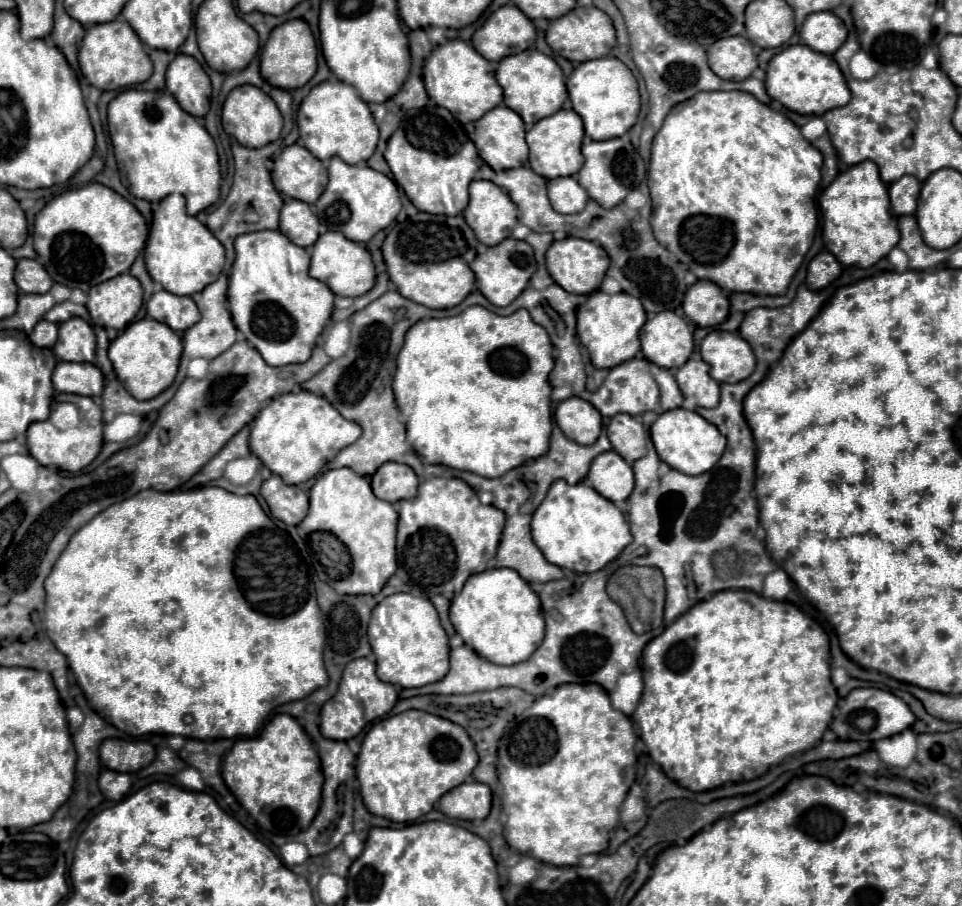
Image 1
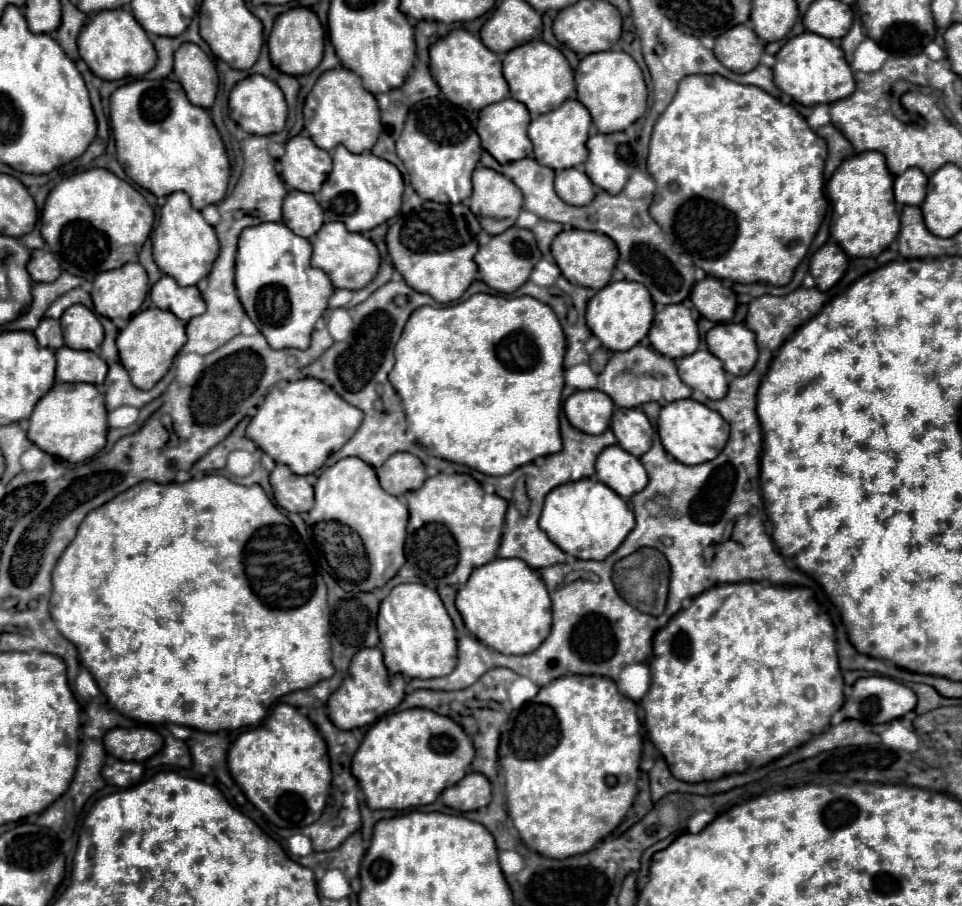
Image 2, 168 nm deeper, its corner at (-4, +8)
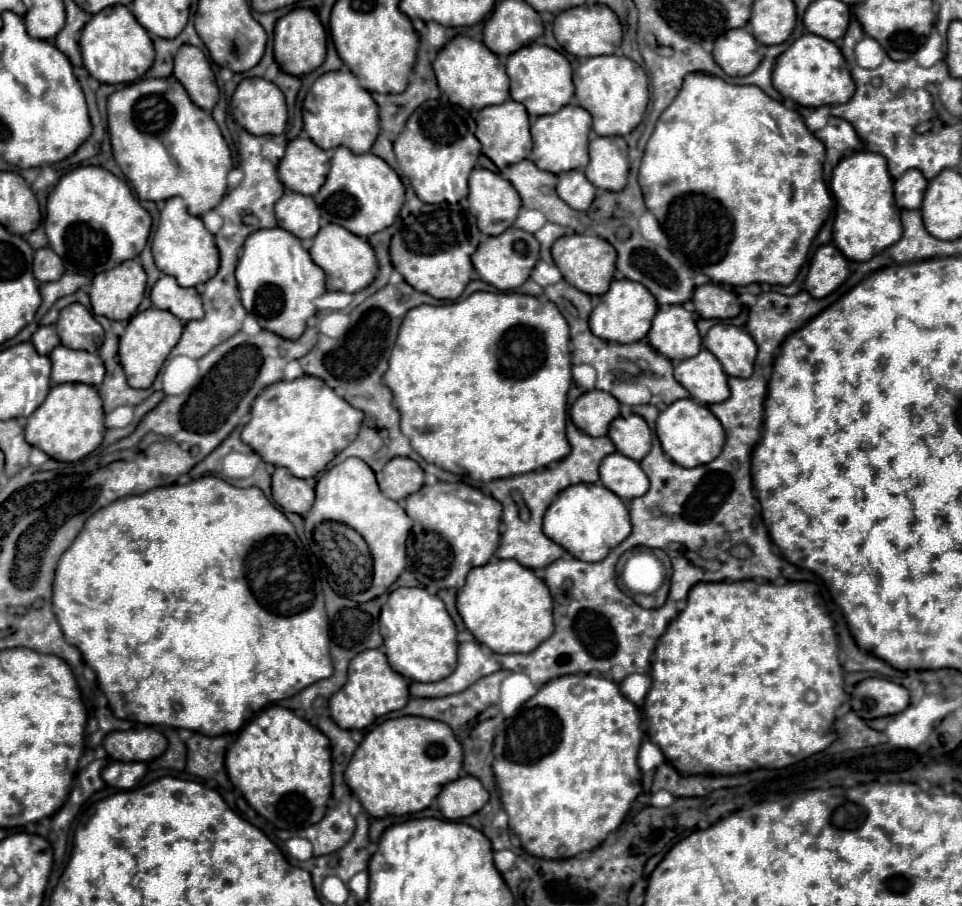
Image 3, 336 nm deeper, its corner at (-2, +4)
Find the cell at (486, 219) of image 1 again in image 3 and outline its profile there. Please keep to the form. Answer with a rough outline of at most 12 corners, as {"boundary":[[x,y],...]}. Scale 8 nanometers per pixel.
{"boundary":[[470,173],[468,203],[486,235],[504,233],[520,211],[512,183]]}

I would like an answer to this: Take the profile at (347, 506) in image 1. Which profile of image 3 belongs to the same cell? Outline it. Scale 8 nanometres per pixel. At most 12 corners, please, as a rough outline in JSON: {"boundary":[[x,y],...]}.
{"boundary":[[358,457],[316,483],[306,527],[356,603],[406,567],[412,519]]}

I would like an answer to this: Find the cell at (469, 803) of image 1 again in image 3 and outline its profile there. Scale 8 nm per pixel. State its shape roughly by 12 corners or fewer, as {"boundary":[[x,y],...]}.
{"boundary":[[472,775],[444,785],[438,807],[450,821],[488,803],[488,791]]}

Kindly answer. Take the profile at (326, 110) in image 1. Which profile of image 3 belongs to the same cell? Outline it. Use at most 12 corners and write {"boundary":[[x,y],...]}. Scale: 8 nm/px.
{"boundary":[[350,69],[320,75],[304,131],[322,149],[368,153],[378,105]]}

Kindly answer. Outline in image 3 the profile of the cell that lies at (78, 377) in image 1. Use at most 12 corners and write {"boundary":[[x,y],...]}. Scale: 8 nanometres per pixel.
{"boundary":[[58,345],[50,353],[52,383],[98,387],[104,363],[96,353]]}

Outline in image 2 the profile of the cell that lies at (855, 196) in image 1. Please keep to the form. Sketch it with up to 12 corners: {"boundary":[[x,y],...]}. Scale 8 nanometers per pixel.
{"boundary":[[882,153],[848,157],[826,185],[832,239],[878,257],[896,239]]}

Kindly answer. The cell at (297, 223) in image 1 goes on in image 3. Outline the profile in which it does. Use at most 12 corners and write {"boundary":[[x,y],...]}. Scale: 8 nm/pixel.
{"boundary":[[286,191],[276,219],[298,239],[320,229],[312,197]]}

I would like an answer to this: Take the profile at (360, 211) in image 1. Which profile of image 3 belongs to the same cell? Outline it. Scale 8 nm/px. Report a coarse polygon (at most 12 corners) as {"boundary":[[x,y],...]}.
{"boundary":[[336,147],[314,195],[324,223],[370,237],[404,203],[374,153]]}

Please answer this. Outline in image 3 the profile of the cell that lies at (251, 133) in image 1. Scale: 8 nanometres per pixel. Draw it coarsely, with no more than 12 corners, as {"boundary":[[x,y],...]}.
{"boundary":[[262,77],[244,79],[232,115],[252,135],[280,135],[284,93]]}

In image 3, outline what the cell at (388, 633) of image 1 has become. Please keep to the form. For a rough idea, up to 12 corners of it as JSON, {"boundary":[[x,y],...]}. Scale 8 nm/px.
{"boundary":[[420,587],[390,593],[384,653],[410,681],[456,669],[456,627]]}

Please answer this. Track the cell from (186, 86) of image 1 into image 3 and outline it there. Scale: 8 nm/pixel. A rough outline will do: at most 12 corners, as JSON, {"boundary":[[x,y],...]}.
{"boundary":[[182,45],[174,77],[210,111],[220,97],[206,55]]}

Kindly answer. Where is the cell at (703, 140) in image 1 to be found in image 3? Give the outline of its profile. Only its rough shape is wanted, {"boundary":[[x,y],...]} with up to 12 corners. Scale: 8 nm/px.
{"boundary":[[688,73],[638,183],[714,283],[790,285],[834,207],[822,141]]}

